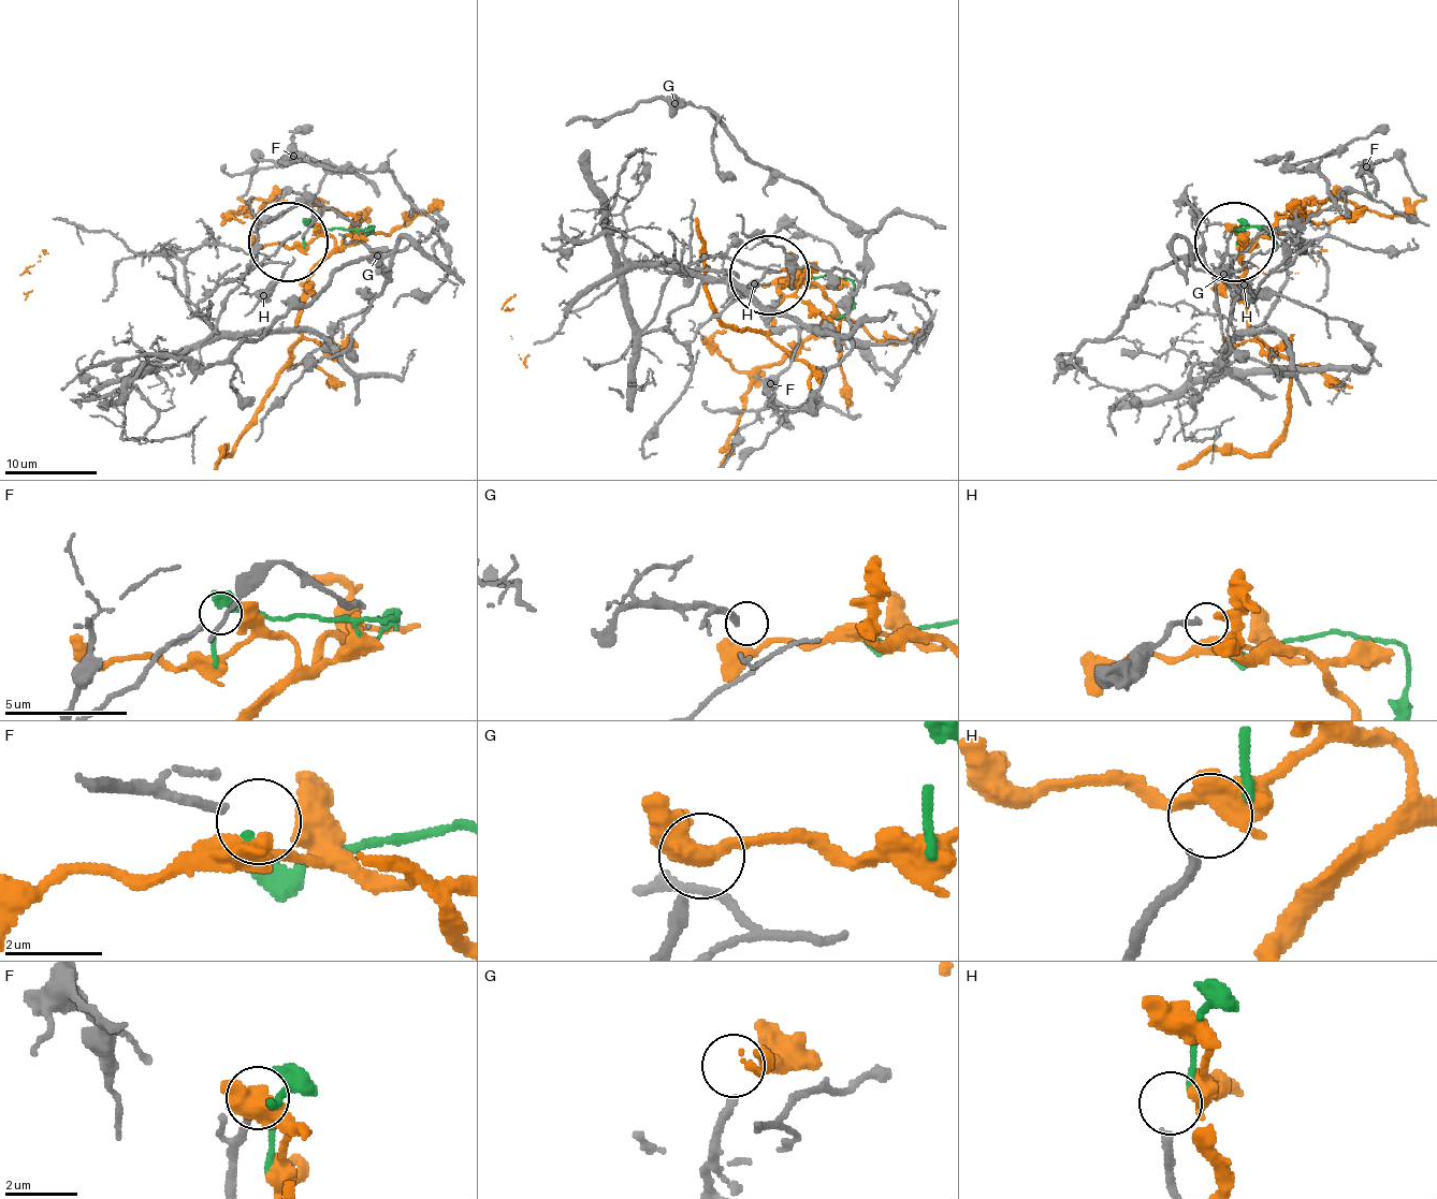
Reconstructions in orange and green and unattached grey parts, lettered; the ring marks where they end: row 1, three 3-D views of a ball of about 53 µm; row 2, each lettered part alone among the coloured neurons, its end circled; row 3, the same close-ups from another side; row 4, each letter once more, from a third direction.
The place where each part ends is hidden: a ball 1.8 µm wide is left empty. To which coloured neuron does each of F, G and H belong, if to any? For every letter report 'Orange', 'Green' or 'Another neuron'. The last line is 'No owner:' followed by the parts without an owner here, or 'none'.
F: Another neuron
G: Another neuron
H: Another neuron
No owner: F, G, H

